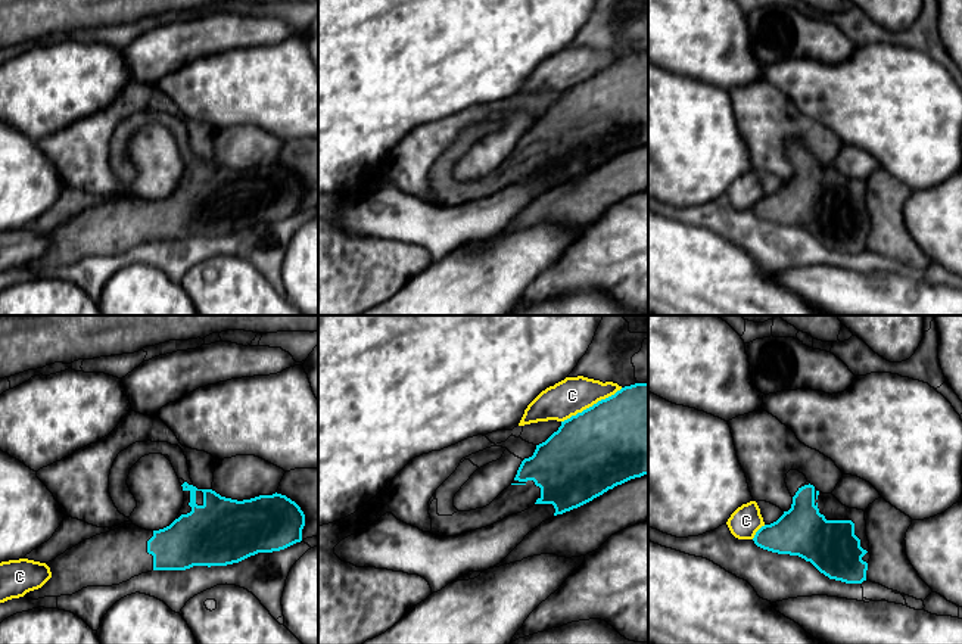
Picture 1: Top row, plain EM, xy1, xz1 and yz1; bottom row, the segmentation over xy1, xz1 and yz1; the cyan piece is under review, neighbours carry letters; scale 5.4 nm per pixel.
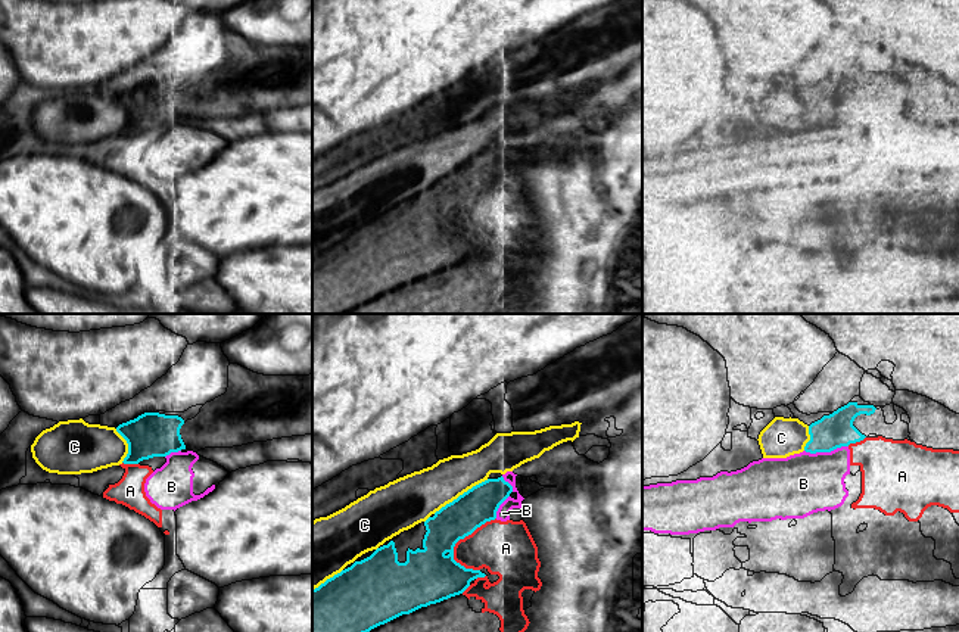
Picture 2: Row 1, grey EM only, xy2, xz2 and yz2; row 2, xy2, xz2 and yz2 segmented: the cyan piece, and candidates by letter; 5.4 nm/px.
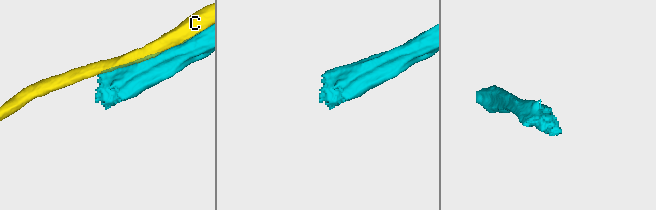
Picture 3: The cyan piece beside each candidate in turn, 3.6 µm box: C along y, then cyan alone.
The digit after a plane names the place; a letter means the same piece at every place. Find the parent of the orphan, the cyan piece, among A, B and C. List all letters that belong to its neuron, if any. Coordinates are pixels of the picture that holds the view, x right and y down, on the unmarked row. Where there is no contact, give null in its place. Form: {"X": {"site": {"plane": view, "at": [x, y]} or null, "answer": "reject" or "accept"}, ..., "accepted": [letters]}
{"A": {"site": {"plane": "xz2", "at": [466, 205]}, "answer": "reject"}, "B": {"site": {"plane": "yz2", "at": [825, 121]}, "answer": "reject"}, "C": {"site": {"plane": "xz1", "at": [592, 75]}, "answer": "reject"}, "accepted": []}

